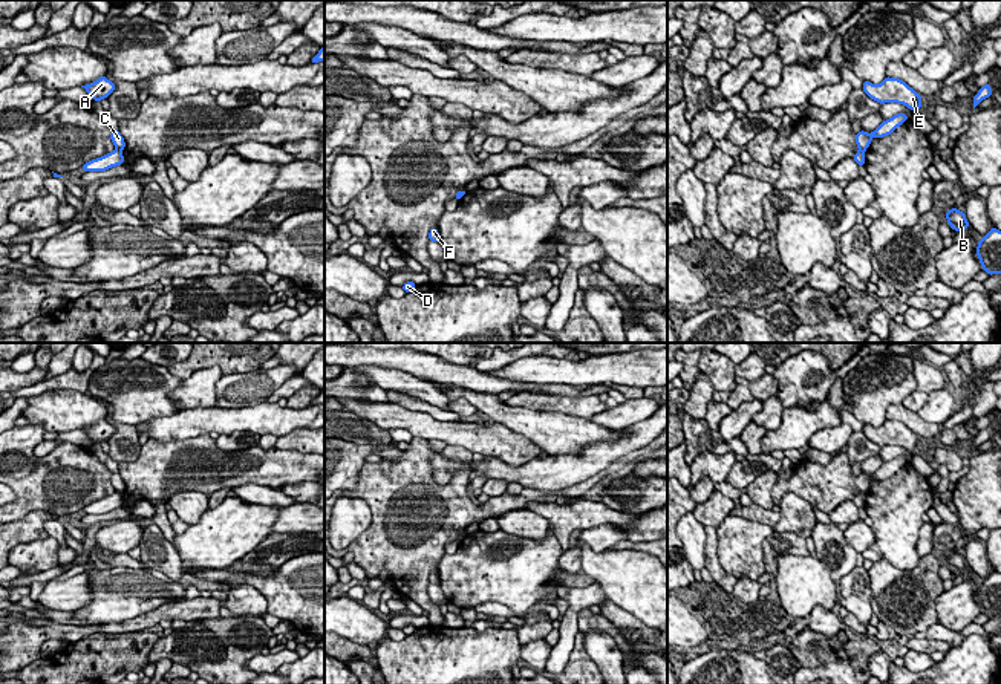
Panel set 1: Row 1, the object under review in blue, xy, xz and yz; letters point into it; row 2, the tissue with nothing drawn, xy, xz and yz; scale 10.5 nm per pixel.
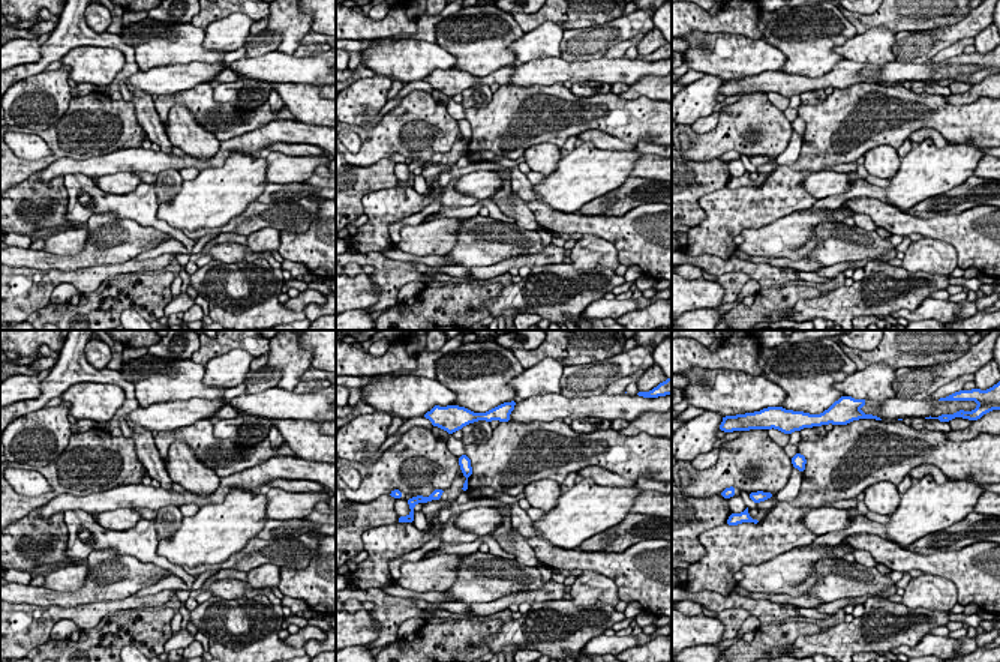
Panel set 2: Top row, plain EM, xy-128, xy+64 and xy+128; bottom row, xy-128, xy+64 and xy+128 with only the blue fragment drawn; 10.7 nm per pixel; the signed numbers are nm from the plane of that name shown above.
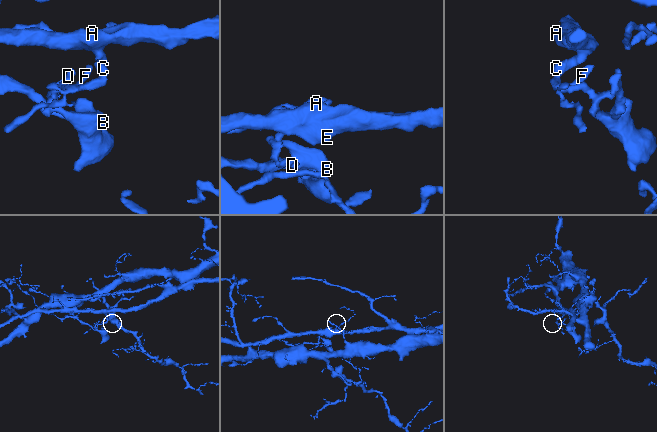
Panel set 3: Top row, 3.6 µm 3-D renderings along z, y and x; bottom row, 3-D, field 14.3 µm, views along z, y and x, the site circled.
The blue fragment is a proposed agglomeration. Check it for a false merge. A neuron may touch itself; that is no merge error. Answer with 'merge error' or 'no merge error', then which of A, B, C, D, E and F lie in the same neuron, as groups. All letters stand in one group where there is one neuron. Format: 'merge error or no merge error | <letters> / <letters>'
merge error | A C E / B D F

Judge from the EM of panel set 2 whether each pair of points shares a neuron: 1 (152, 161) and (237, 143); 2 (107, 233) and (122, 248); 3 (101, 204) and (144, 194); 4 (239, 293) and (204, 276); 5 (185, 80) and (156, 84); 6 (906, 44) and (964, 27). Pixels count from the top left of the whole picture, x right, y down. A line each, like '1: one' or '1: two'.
1: one
2: one
3: one
4: one
5: one
6: one

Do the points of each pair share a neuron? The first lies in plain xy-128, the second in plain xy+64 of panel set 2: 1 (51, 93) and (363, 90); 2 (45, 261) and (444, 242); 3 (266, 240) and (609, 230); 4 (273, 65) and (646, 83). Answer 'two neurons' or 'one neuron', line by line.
1: one neuron
2: two neurons
3: two neurons
4: two neurons

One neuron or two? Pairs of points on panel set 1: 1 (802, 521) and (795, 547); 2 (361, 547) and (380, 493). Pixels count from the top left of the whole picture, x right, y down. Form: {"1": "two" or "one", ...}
{"1": "two", "2": "one"}

